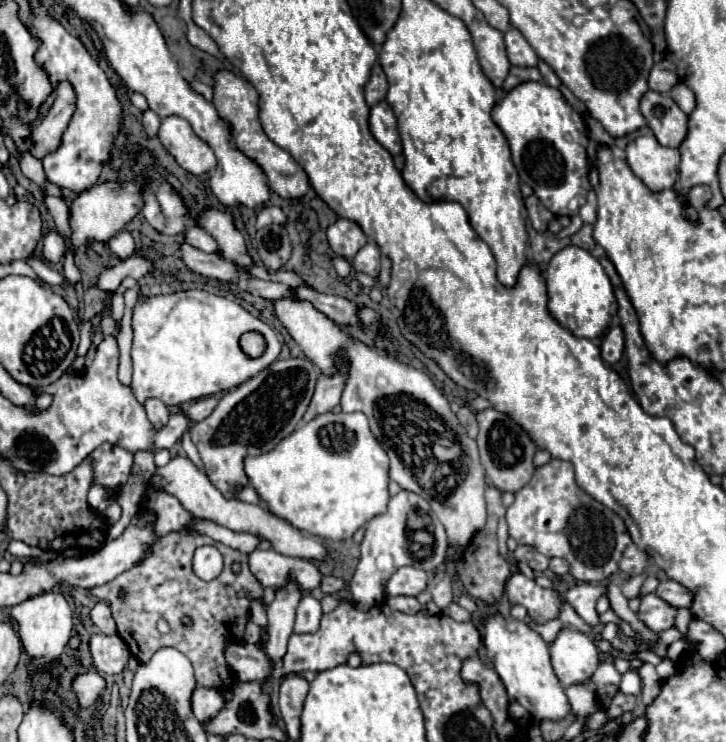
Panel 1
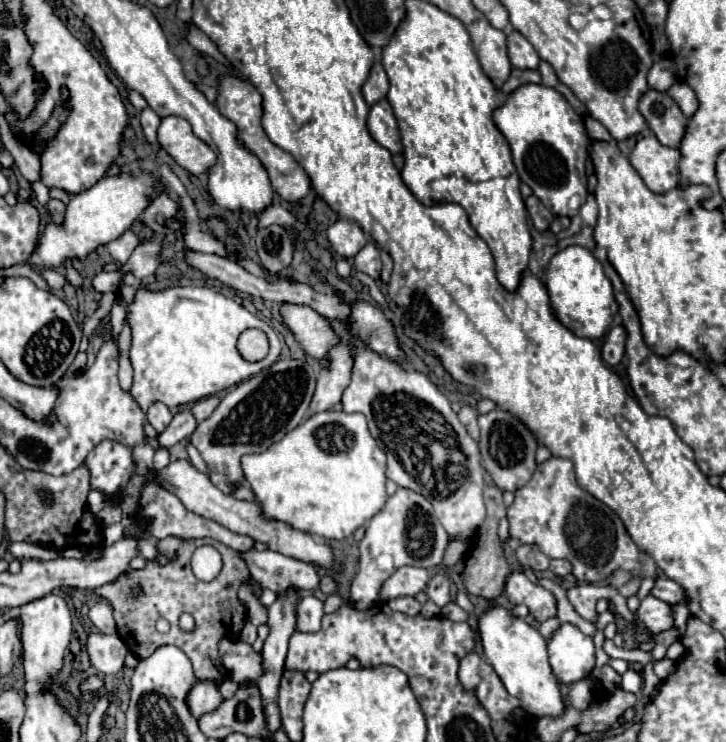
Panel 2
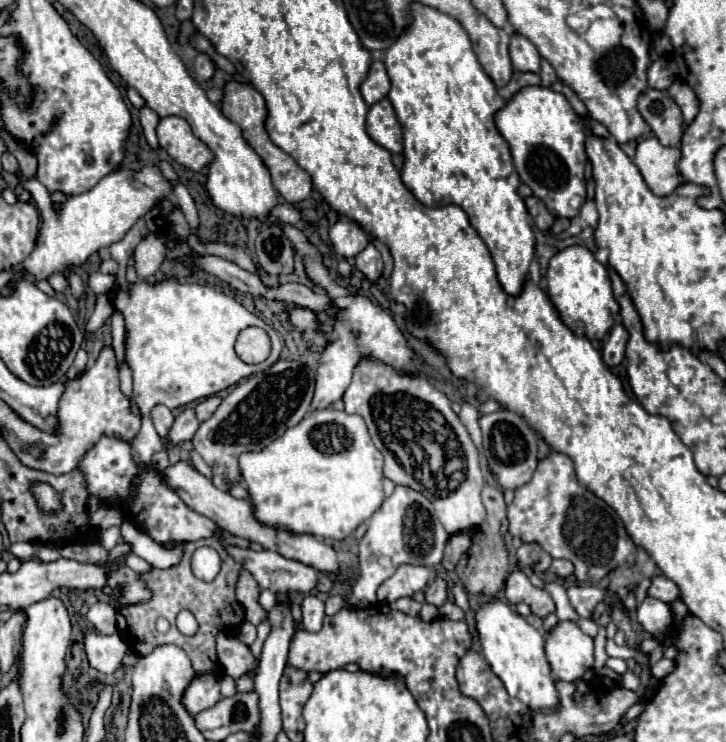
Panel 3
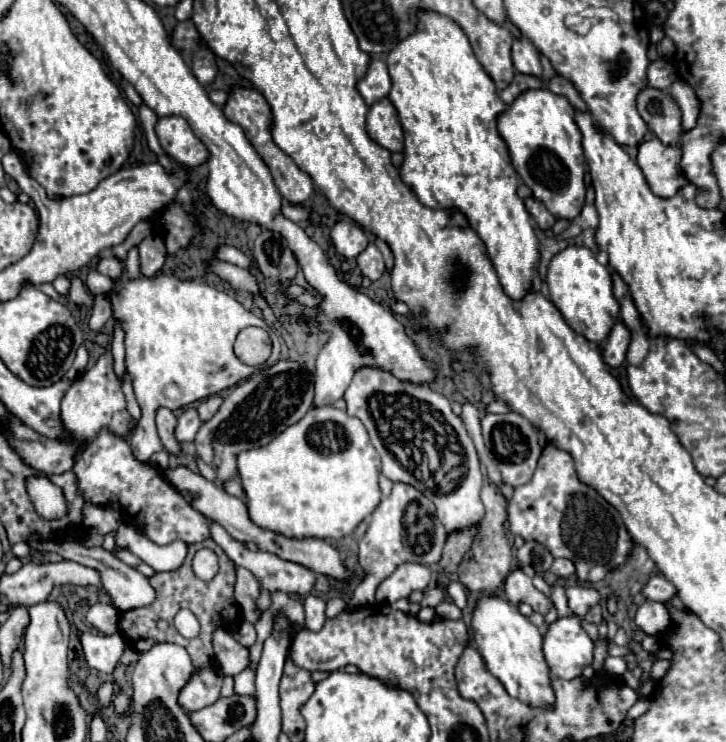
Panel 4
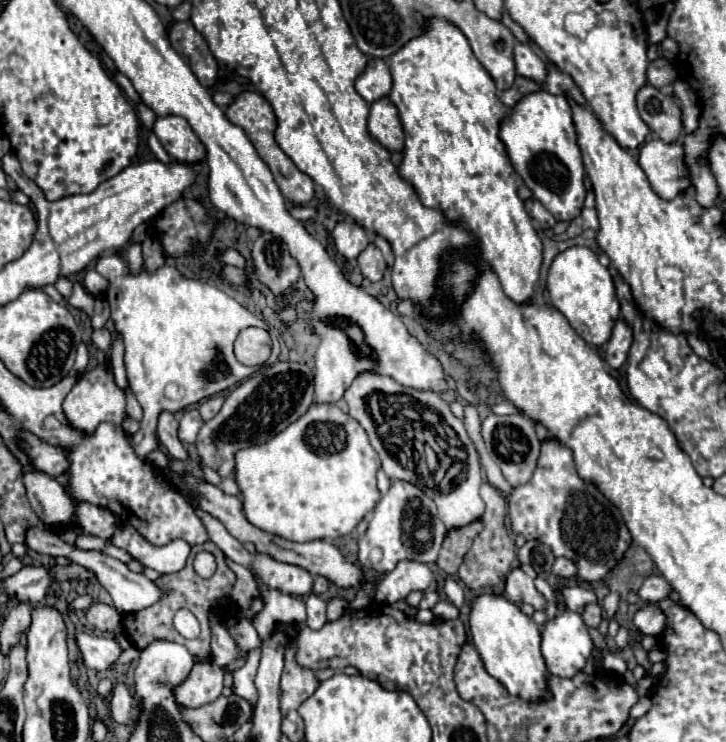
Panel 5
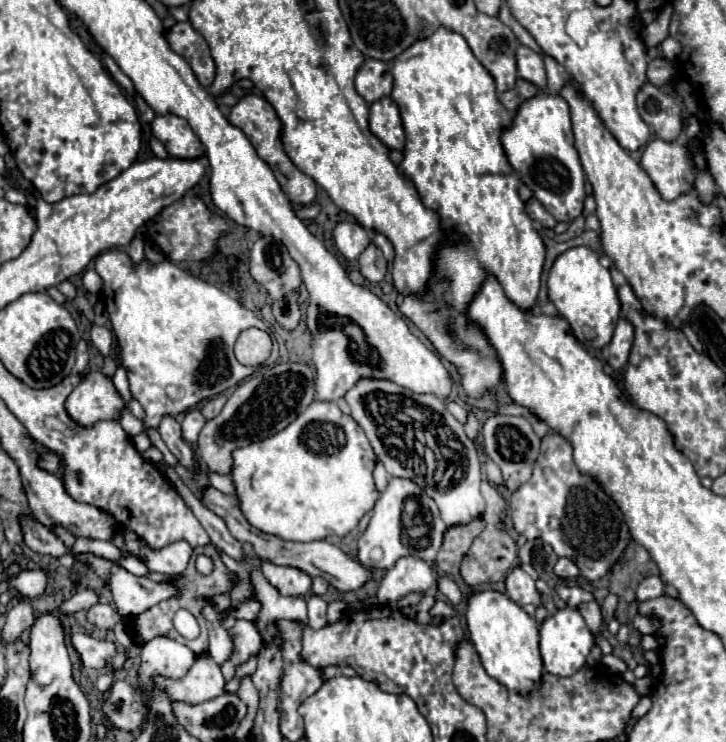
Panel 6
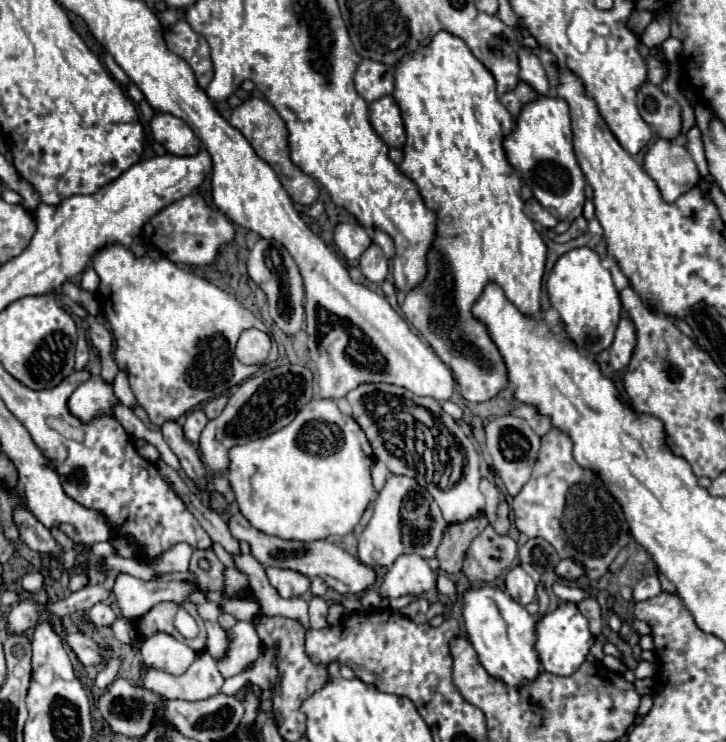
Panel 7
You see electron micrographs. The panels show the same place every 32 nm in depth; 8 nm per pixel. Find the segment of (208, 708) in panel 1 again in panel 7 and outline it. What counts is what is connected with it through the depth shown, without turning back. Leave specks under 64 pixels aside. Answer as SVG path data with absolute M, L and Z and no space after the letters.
M198 652L194 664L182 676L142 668L140 684L168 700L196 702L220 694L224 678L220 676L214 658L208 652Z

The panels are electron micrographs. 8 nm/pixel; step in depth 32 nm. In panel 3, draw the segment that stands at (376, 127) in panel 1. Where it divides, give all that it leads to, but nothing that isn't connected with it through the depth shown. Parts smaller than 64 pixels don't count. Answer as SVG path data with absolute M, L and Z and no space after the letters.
M388 98L370 106L366 130L374 142L384 146L392 154L402 152L402 130L400 130L400 124L396 120L394 108L392 108Z

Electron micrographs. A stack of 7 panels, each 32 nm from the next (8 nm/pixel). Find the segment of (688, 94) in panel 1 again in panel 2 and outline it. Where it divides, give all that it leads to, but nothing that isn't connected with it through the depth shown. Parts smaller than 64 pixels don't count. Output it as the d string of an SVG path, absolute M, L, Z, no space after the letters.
M676 82L676 84L668 90L668 94L676 100L676 104L680 106L680 110L684 112L686 118L690 118L690 116L696 112L696 108L698 108L698 100L696 100L696 94L692 92L692 88L690 88L688 84L684 84L684 82Z

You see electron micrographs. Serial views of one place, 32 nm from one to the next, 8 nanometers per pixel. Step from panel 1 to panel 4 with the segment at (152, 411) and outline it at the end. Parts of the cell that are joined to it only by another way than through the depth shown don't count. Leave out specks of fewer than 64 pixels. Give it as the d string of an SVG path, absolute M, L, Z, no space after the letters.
M158 408L156 410L156 430L158 430L158 436L160 436L162 444L164 444L164 448L170 454L180 452L180 444L174 440L174 426L176 426L176 416L172 414L172 410Z

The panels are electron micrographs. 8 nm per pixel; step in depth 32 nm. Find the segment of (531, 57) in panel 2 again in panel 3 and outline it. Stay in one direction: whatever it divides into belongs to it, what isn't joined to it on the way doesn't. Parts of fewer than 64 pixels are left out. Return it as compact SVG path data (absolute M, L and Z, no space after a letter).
M518 32L510 34L510 60L516 70L540 72L540 54L534 44Z

